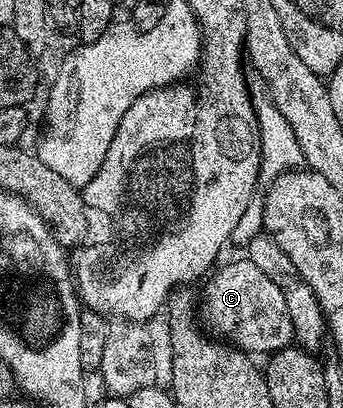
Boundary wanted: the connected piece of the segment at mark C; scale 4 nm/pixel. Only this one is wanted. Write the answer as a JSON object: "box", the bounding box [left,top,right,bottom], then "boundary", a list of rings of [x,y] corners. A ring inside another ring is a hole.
{"box":[199,260,293,356],"boundary":[[[248,260],[241,262],[229,262],[226,266],[218,265],[216,269],[208,275],[204,283],[205,291],[199,294],[199,306],[205,309],[205,318],[218,330],[216,333],[229,334],[228,341],[239,350],[244,350],[250,356],[268,356],[276,354],[277,351],[286,349],[293,342],[293,325],[291,316],[287,316],[287,300],[283,300],[283,292],[271,276],[267,276],[255,264]]]}

